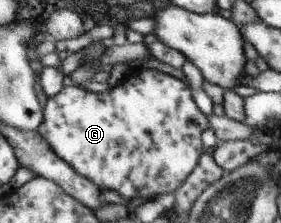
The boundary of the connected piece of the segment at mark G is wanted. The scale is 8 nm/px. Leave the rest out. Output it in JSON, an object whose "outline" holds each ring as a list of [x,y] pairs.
{"outline":[[[146,69],[146,82],[139,78],[137,71],[130,72],[126,78],[124,78],[120,84],[110,87],[109,90],[105,92],[88,92],[80,86],[62,86],[58,94],[52,96],[52,98],[47,98],[46,108],[45,108],[45,122],[37,128],[40,136],[44,138],[45,142],[50,144],[50,148],[56,152],[58,158],[66,161],[66,164],[70,165],[78,174],[92,180],[94,184],[97,184],[99,188],[103,190],[114,190],[118,192],[122,198],[126,201],[132,200],[132,198],[143,198],[144,200],[153,199],[158,196],[158,194],[168,194],[170,192],[175,192],[178,187],[186,180],[186,177],[196,168],[200,156],[202,153],[206,152],[200,136],[204,130],[209,128],[209,118],[201,112],[192,98],[192,93],[190,87],[182,80],[175,78],[167,73],[160,72],[148,72]]]}

